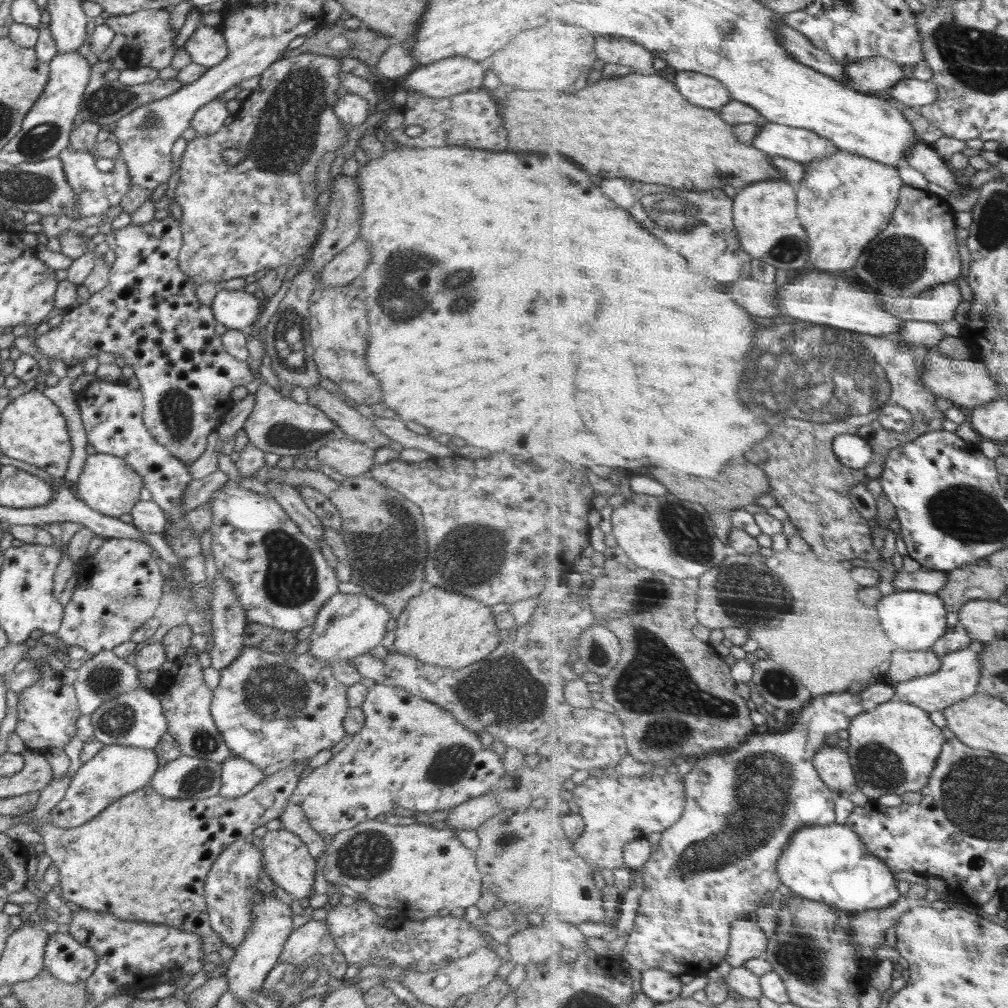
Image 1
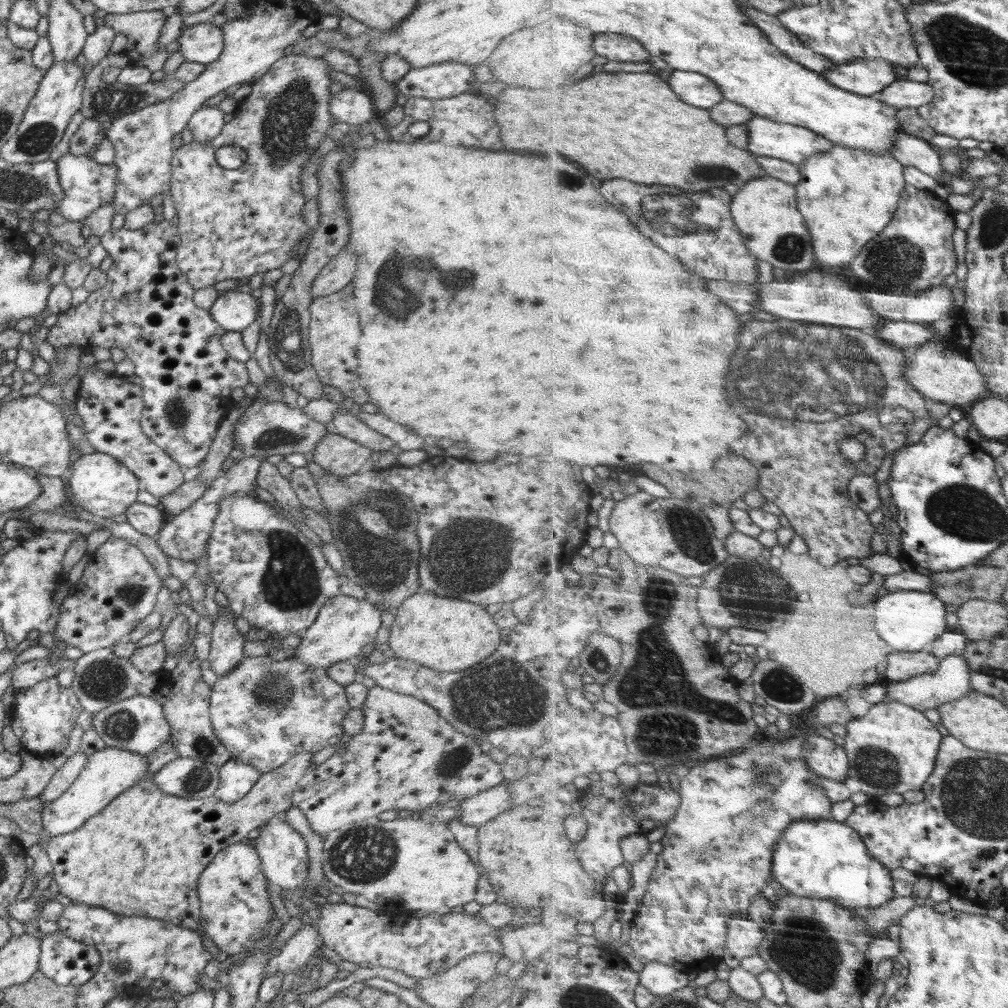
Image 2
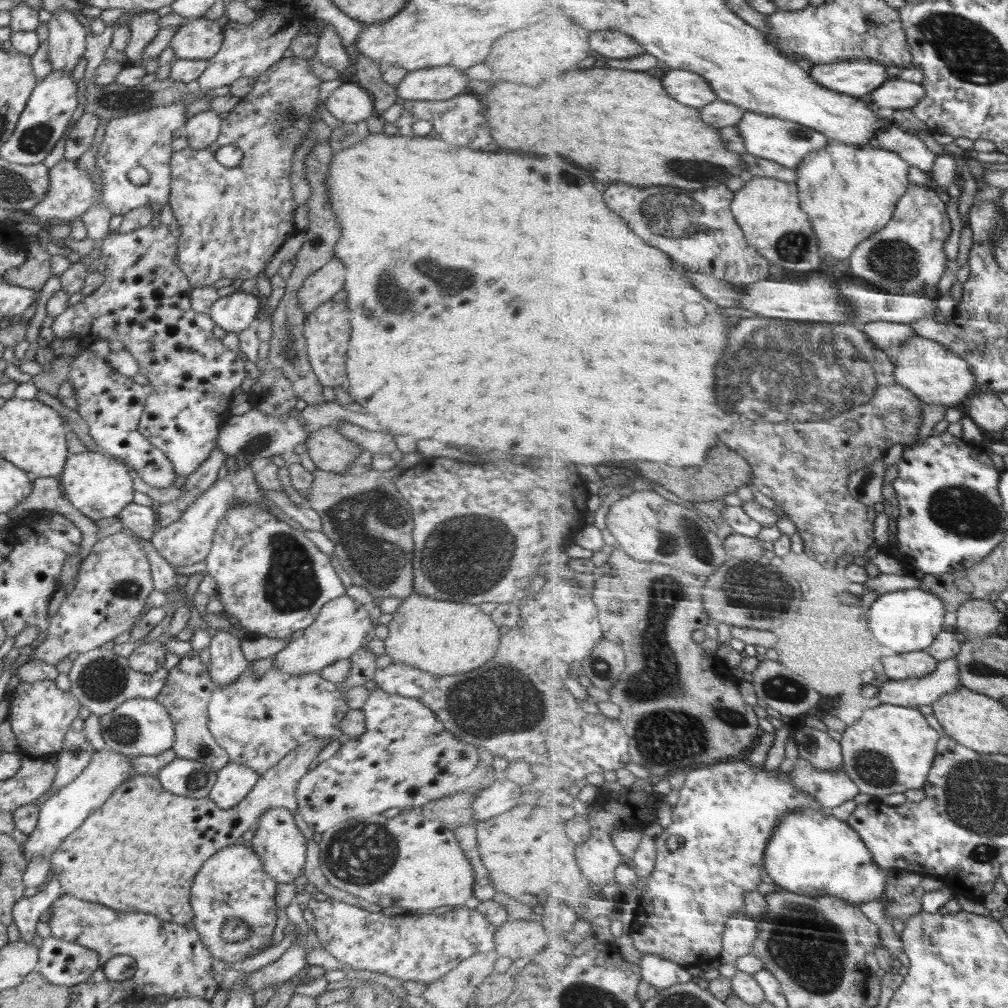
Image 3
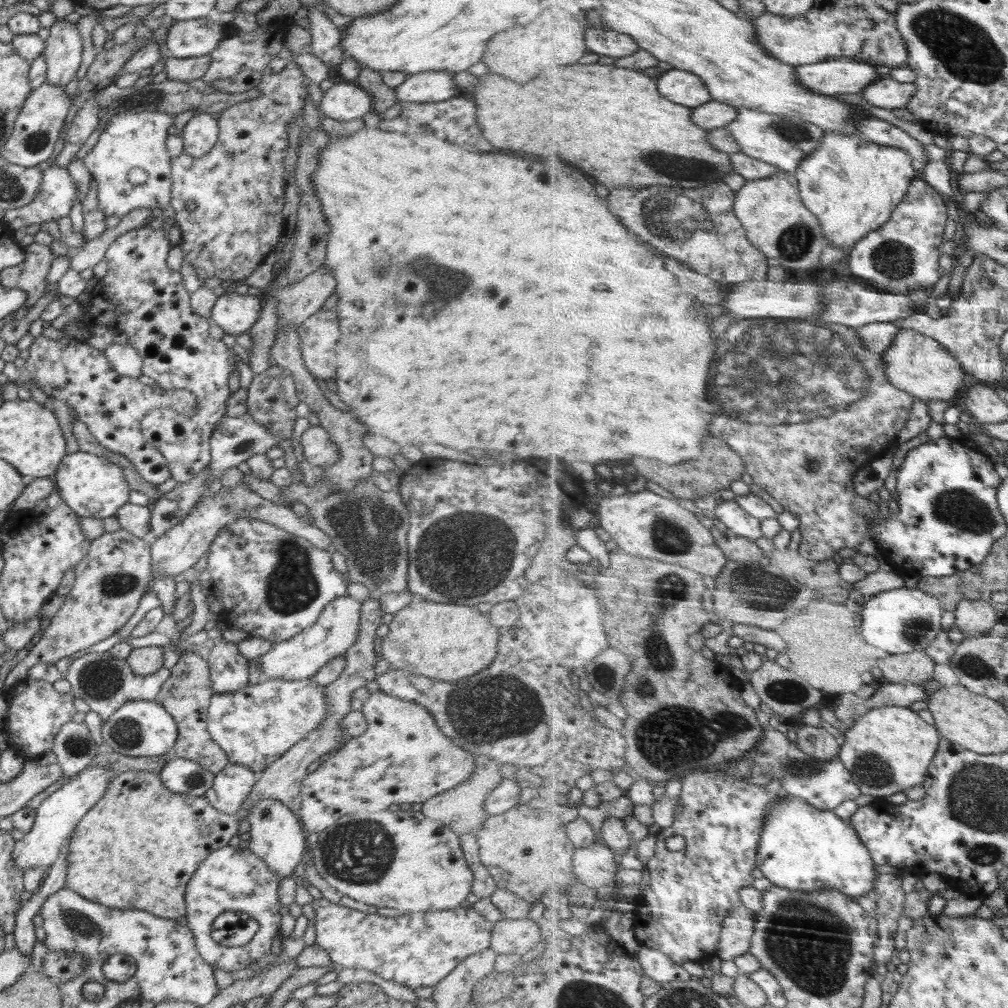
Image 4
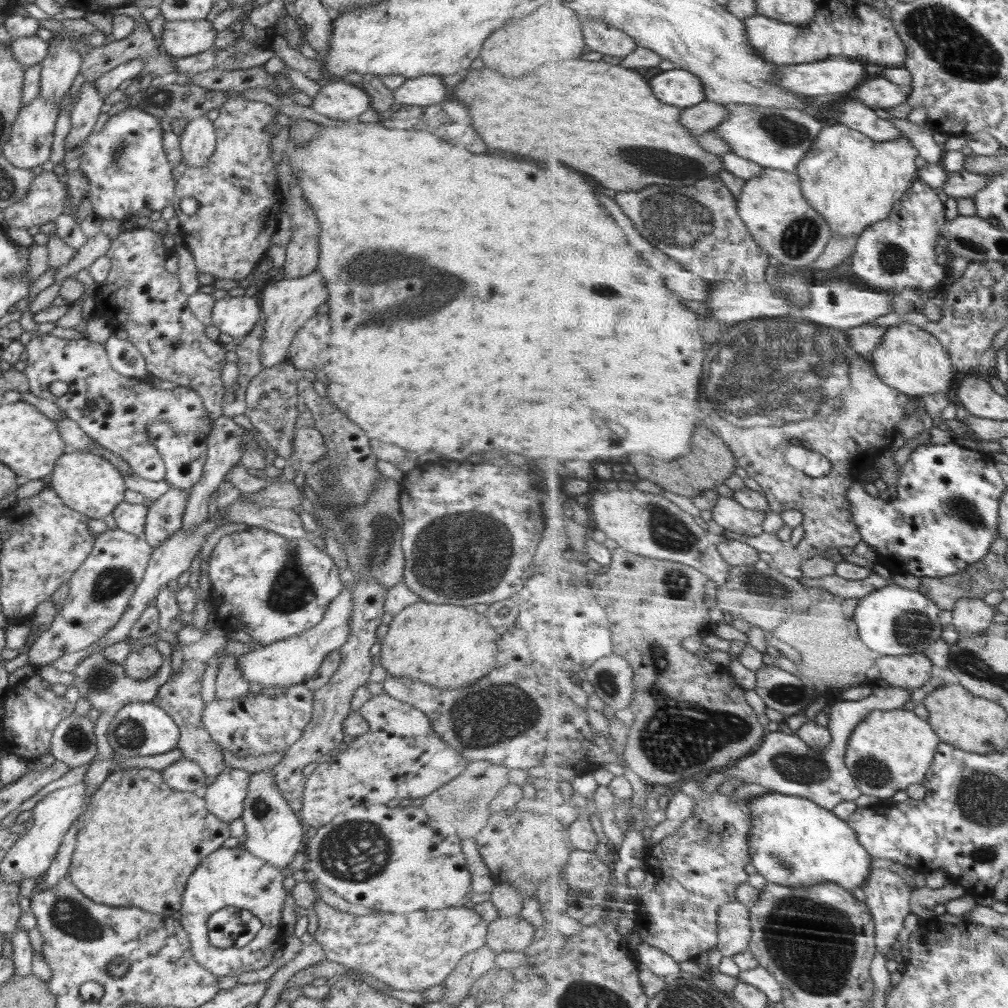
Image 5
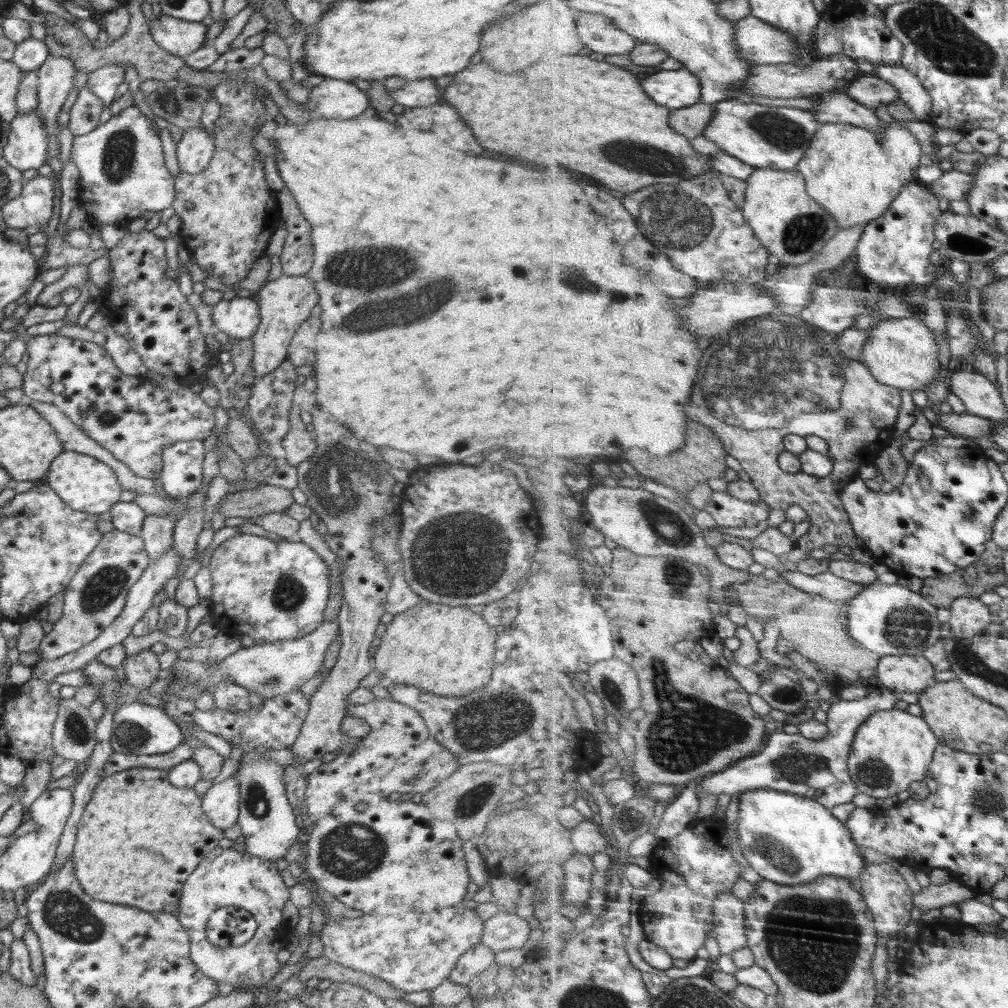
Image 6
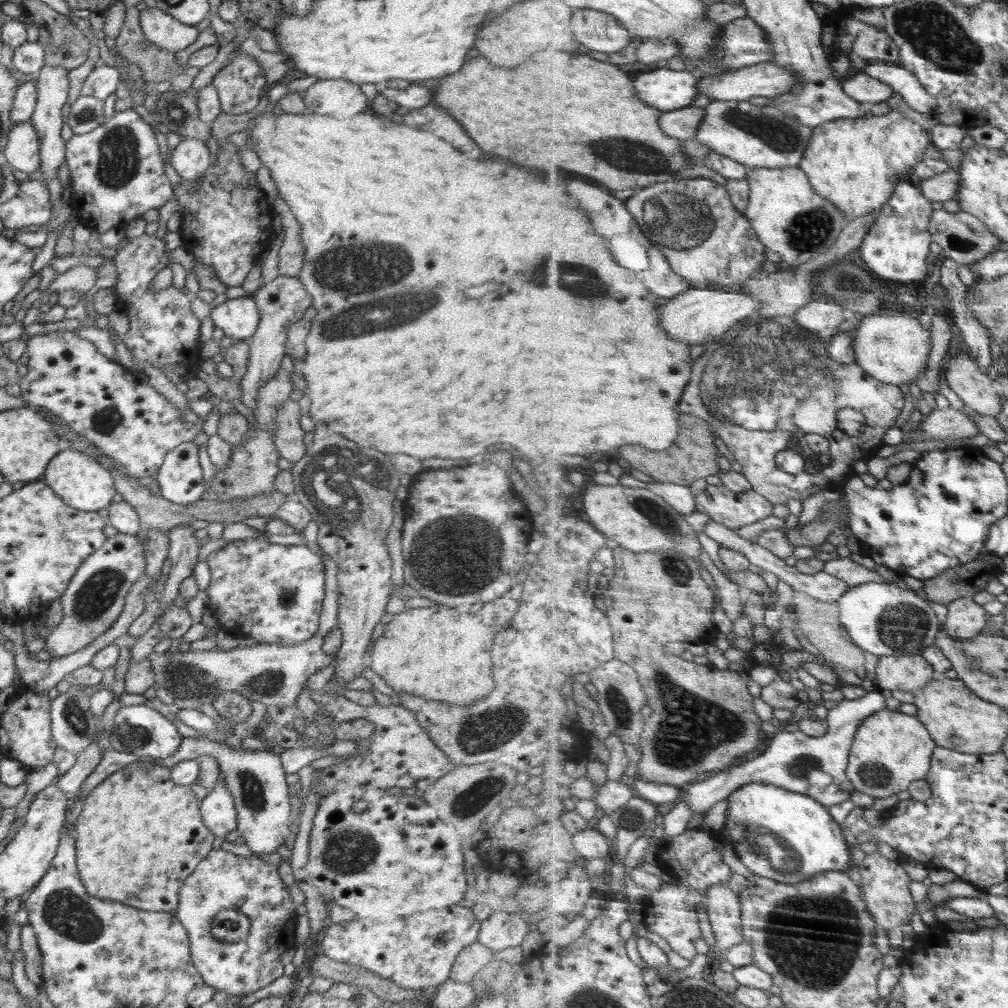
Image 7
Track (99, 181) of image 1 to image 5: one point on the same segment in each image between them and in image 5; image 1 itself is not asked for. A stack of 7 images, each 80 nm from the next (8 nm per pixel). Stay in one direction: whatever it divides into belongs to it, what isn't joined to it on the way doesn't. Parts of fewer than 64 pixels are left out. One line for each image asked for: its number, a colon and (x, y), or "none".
2: (86, 184)
3: (71, 192)
4: (57, 192)
5: (45, 201)

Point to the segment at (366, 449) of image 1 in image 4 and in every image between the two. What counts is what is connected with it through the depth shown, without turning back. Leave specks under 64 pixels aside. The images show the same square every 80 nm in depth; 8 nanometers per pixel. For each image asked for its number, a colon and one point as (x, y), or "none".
2: (337, 454)
3: (329, 450)
4: (318, 449)

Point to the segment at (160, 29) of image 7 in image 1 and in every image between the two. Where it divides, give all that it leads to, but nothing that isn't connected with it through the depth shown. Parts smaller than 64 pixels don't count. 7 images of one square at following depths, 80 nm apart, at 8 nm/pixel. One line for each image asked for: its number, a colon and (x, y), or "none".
1: (206, 46)
2: (203, 42)
3: (199, 39)
4: (190, 38)
5: (180, 38)
6: (178, 37)

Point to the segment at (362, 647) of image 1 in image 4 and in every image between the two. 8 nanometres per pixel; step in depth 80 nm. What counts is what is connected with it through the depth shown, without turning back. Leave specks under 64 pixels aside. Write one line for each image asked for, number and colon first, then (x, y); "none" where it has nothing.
2: (345, 626)
3: (343, 625)
4: (300, 657)

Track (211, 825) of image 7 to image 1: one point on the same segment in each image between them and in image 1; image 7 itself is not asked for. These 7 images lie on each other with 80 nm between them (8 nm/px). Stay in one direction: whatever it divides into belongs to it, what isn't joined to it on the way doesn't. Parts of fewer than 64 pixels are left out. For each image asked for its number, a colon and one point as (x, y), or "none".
1: (238, 776)
2: (236, 779)
3: (234, 781)
4: (231, 787)
5: (224, 798)
6: (221, 803)

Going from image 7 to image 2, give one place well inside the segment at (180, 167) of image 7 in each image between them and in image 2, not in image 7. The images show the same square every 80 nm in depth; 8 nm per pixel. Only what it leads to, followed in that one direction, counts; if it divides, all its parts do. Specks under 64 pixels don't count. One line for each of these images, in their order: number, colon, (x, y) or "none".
2: (206, 123)
3: (202, 129)
4: (200, 134)
5: (197, 143)
6: (194, 151)

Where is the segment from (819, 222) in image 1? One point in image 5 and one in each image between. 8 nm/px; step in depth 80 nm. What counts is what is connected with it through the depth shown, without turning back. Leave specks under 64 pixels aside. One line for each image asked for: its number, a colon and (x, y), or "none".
2: (849, 196)
3: (851, 191)
4: (855, 186)
5: (855, 181)

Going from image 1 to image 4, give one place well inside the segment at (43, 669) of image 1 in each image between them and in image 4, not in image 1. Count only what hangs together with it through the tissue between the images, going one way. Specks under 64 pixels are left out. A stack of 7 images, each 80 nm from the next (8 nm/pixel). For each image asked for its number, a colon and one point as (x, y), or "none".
2: (44, 715)
3: (40, 713)
4: (36, 712)

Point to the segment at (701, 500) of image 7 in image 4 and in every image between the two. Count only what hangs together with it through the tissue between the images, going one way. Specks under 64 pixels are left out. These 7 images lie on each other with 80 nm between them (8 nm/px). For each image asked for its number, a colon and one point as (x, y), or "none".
4: (741, 522)
5: (729, 512)
6: (728, 510)

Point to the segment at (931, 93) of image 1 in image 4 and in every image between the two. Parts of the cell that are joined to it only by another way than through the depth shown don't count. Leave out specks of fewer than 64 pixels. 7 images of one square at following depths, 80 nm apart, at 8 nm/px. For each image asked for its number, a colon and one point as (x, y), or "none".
2: (904, 93)
3: (898, 94)
4: (890, 93)

